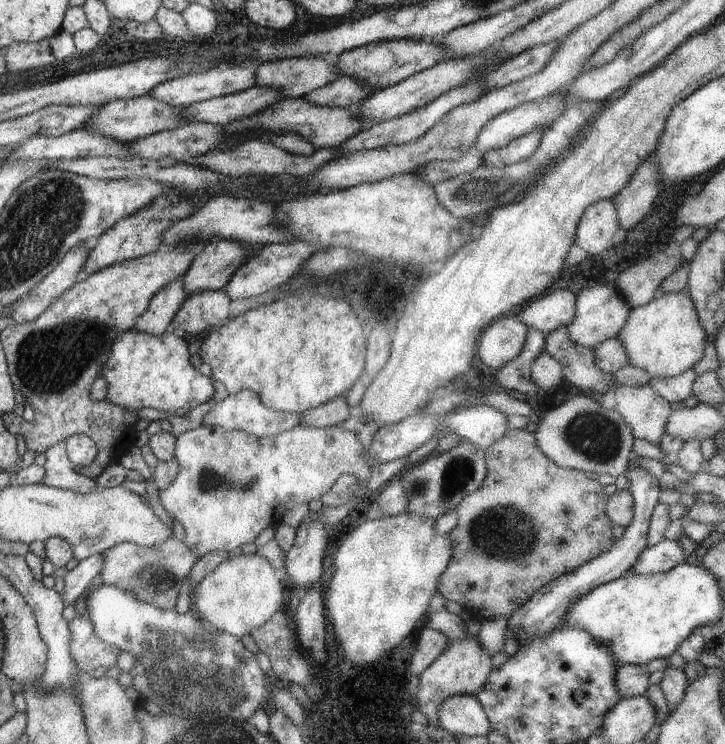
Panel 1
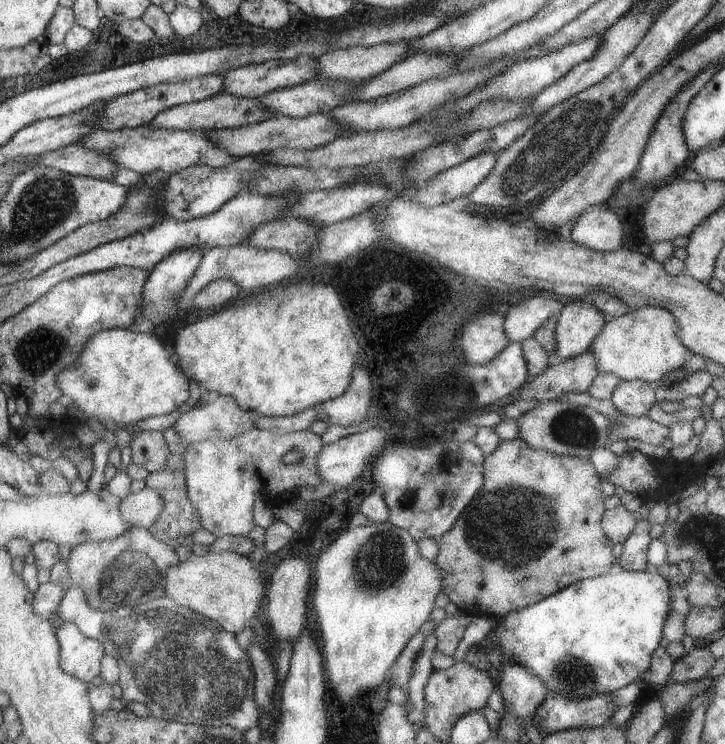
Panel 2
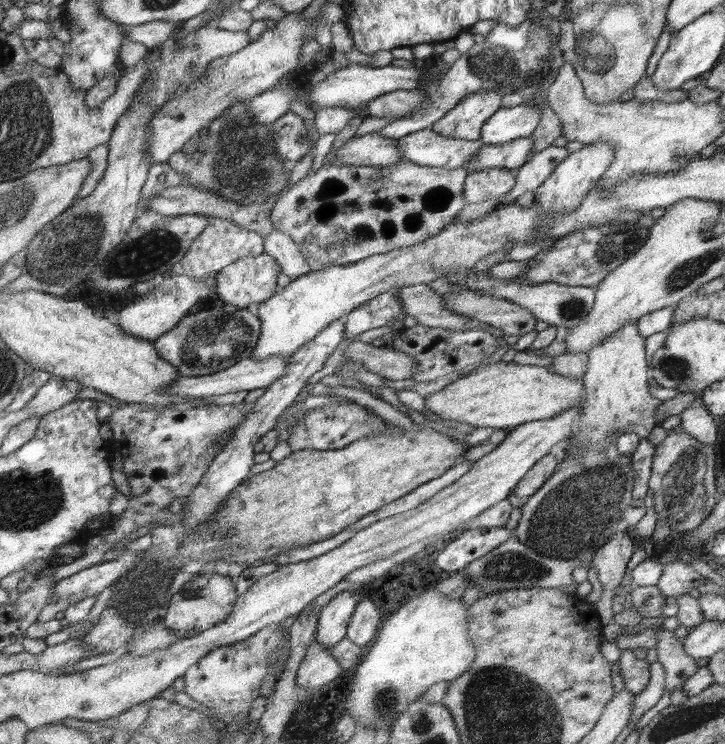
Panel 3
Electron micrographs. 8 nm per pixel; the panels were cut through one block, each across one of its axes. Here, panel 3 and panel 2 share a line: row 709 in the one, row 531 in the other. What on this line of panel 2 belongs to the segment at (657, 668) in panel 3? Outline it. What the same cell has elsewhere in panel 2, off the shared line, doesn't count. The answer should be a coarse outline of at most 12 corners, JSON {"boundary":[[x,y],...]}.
{"boundary":[[639,518],[623,543],[620,566],[647,571],[653,524]]}

